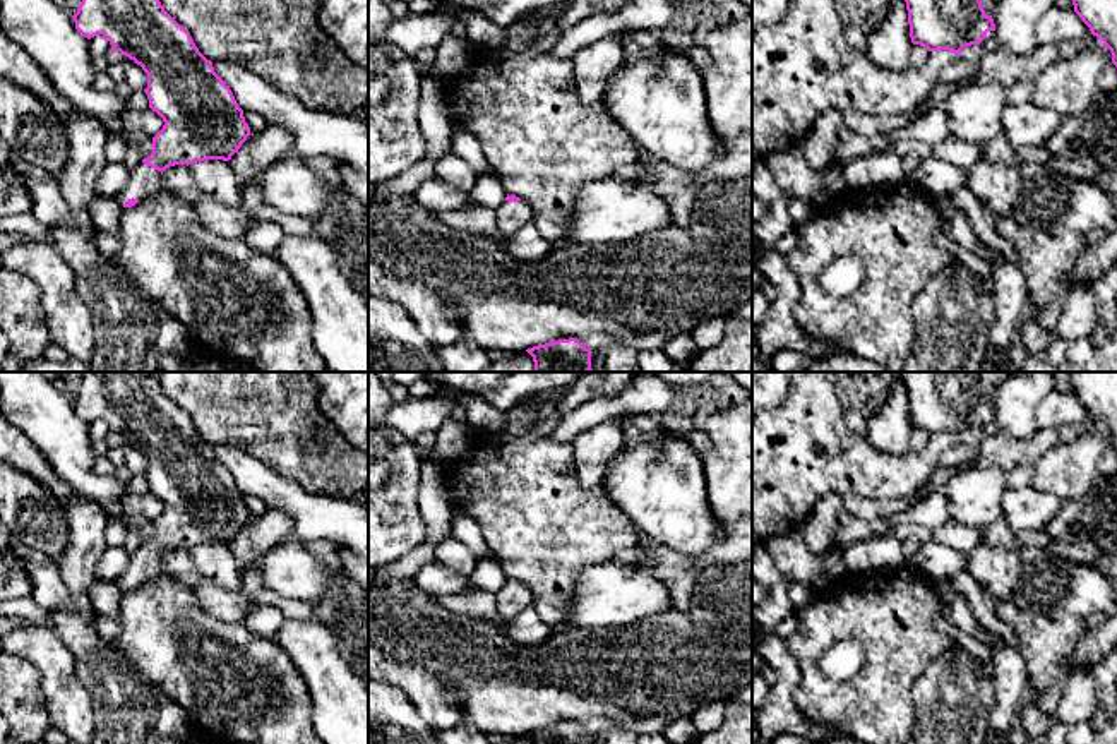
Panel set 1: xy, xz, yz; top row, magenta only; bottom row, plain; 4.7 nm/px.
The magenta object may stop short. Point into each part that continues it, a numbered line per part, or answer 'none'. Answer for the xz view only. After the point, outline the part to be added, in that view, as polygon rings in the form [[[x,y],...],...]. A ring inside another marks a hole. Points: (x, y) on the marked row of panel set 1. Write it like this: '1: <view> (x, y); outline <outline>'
1: xz (511, 216); outline [[[504,201],[493,213],[497,216],[499,231],[502,235],[511,235],[512,231],[533,221],[533,211],[526,201]]]

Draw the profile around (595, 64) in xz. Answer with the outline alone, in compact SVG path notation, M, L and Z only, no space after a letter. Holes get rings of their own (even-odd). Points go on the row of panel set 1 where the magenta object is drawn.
M622 33L601 38L572 58L576 93L584 103L603 101L610 77L625 62L625 39Z

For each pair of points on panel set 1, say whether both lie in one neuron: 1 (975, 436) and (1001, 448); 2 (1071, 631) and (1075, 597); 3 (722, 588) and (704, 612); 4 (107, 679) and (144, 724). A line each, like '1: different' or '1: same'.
1: different
2: different
3: same
4: same

